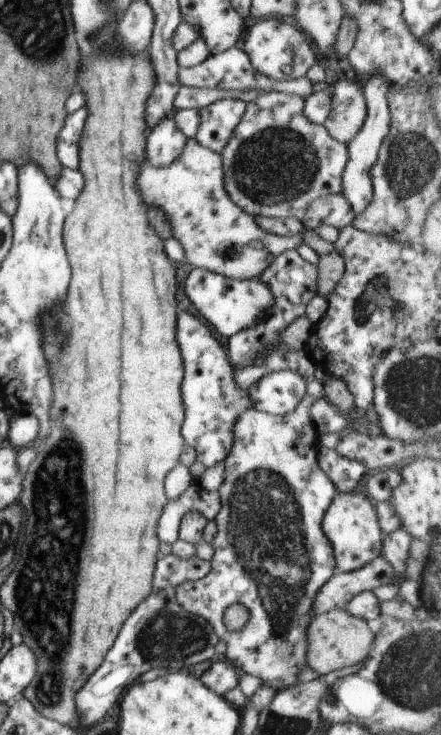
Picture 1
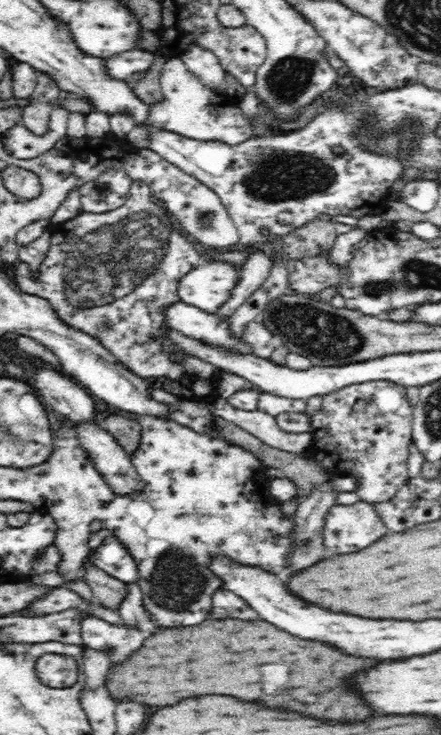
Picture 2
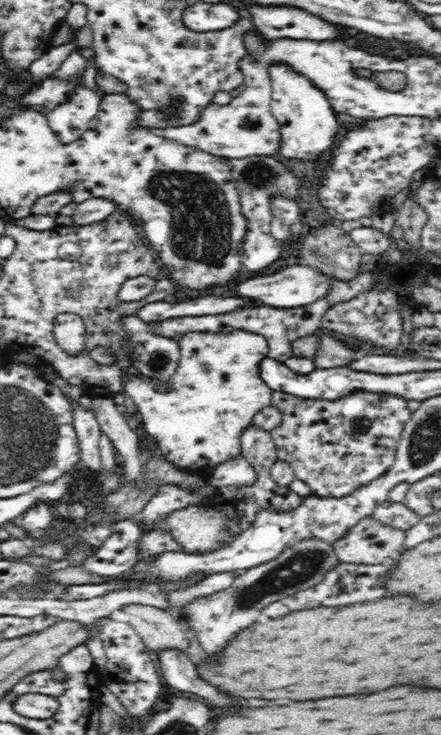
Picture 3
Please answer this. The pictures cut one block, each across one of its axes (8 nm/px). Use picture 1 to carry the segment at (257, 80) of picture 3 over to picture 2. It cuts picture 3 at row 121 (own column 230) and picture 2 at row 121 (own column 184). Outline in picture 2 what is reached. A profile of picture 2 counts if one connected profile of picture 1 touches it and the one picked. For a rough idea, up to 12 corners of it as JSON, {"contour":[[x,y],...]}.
{"contour":[[171,57],[163,99],[126,136],[148,149],[150,128],[194,140],[240,144],[250,117]]}

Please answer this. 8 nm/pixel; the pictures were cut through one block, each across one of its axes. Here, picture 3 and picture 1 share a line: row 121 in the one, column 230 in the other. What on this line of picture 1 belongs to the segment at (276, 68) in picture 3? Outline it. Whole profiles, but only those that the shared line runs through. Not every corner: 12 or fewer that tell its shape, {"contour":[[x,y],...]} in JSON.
{"contour":[[193,268],[184,292],[220,336],[264,318],[274,294],[259,279]]}

